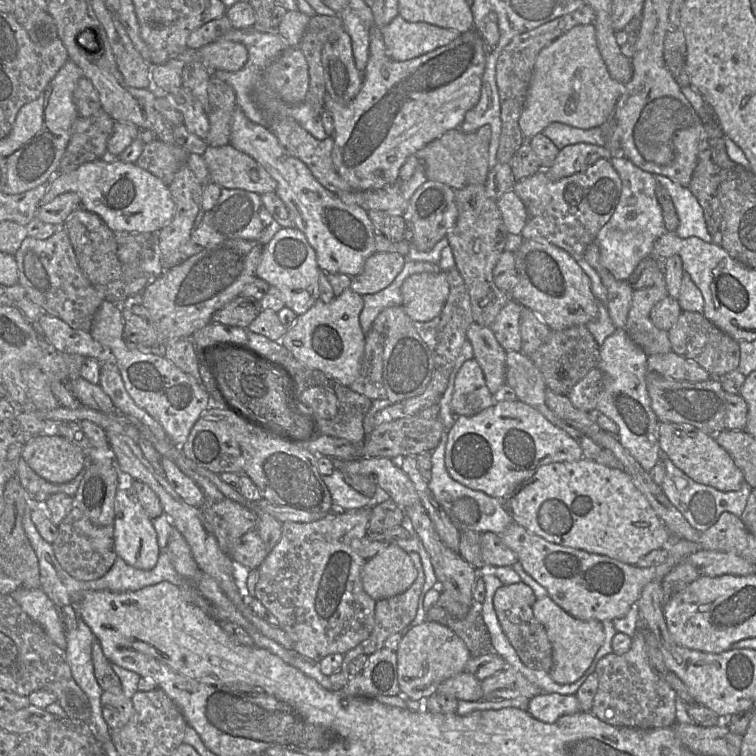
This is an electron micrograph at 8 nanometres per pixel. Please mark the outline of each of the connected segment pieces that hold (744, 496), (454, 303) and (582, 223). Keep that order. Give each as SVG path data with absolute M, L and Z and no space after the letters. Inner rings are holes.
M662 455L662 460L665 464L666 474L661 488L669 501L681 512L693 528L699 532L704 532L716 523L723 512L730 512L739 518L741 517L752 490L745 480L739 490L723 492L693 481L682 470L677 468L667 456Z
M456 267L447 272L447 281L449 284L449 295L441 313L427 322L413 321L416 331L428 346L433 357L432 379L422 394L391 404L380 410L375 415L375 427L399 418L418 415L423 409L437 404L447 387L455 361L461 351L462 345L467 340L468 327L474 322L470 297L465 282Z
M599 159L584 172L562 178L550 180L545 169L516 181L513 189L523 202L527 211L527 221L521 231L524 240L548 242L568 252L577 262L584 261L586 247L594 242L601 228L610 220L619 203L622 182L619 174L608 159Z

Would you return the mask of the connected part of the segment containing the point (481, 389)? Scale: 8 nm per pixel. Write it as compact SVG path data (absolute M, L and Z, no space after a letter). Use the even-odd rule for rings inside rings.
M474 357L466 360L455 378L451 400L451 410L454 415L474 416L495 402L479 363Z

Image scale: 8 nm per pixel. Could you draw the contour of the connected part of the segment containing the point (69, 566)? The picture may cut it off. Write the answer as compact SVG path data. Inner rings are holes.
M76 506L60 523L52 547L61 567L72 577L92 581L103 577L118 557L114 545L114 526L93 524Z

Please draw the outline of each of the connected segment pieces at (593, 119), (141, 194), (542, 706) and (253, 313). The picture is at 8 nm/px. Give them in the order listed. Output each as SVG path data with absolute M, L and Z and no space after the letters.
M593 24L578 25L545 46L537 55L526 100L519 118L519 127L524 141L541 133L550 123L560 122L580 129L602 126L614 117L617 102L625 85L614 80L607 69L598 49Z
M120 159L86 162L69 173L56 173L50 180L40 205L65 192L75 192L80 197L81 207L97 214L113 232L158 233L174 214L174 201L169 187L136 163Z
M541 693L529 699L527 711L542 722L553 723L563 715L580 710L575 694Z
M239 295L214 312L211 322L247 329L261 310L260 301Z

